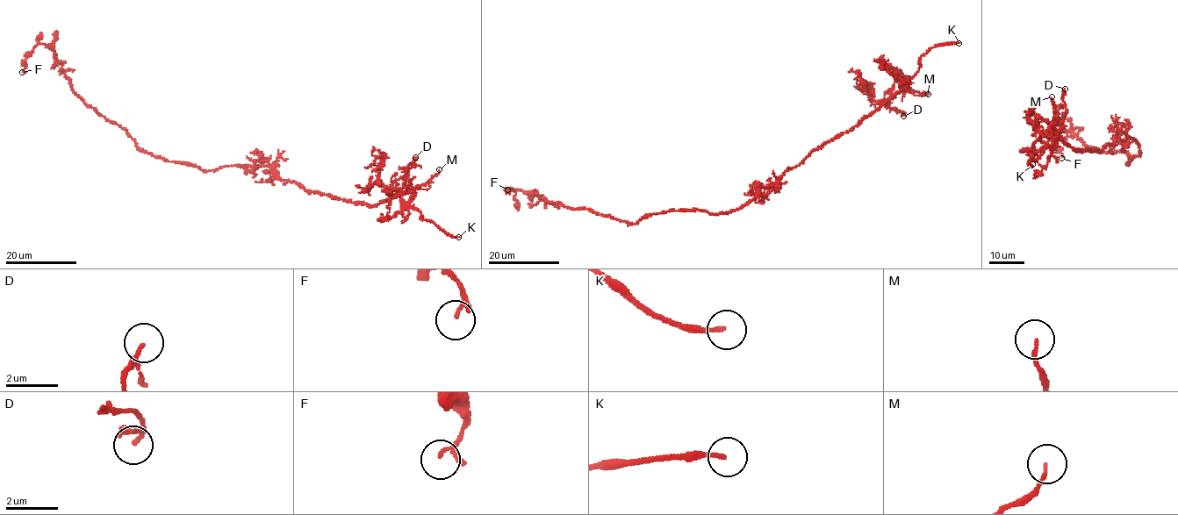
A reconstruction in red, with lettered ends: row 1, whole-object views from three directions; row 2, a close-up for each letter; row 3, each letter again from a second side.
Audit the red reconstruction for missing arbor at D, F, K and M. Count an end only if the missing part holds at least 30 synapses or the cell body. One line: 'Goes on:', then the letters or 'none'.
Goes on: K

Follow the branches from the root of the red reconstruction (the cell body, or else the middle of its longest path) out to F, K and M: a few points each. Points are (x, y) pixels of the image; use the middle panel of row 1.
F: (736, 210), (716, 214), (671, 210), (646, 215), (630, 224), (587, 210), (549, 203), (534, 193), (507, 189)
K: (736, 210), (757, 196), (764, 196), (786, 170), (872, 114), (918, 71), (920, 58), (931, 48), (958, 43)
M: (736, 210), (757, 196), (764, 196), (786, 170), (851, 131), (906, 87), (928, 94)

